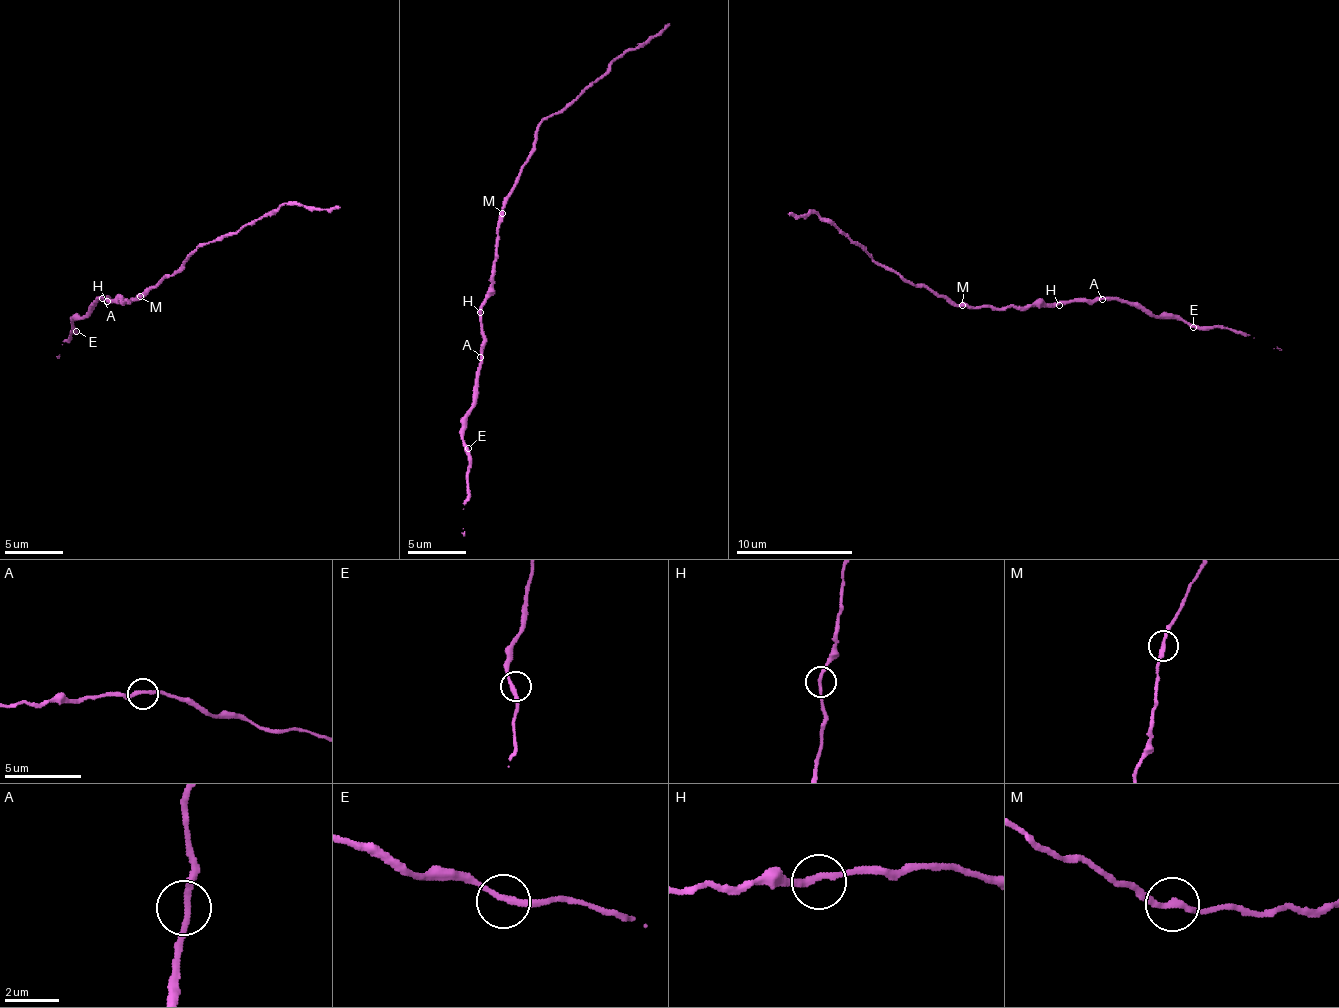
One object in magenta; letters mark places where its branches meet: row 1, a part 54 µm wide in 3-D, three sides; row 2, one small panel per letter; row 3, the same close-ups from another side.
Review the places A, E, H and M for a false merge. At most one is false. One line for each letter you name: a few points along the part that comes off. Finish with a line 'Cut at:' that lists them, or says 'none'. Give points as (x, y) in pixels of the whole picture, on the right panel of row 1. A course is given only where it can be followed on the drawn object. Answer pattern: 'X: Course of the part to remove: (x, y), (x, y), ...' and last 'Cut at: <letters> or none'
Cut at: none

